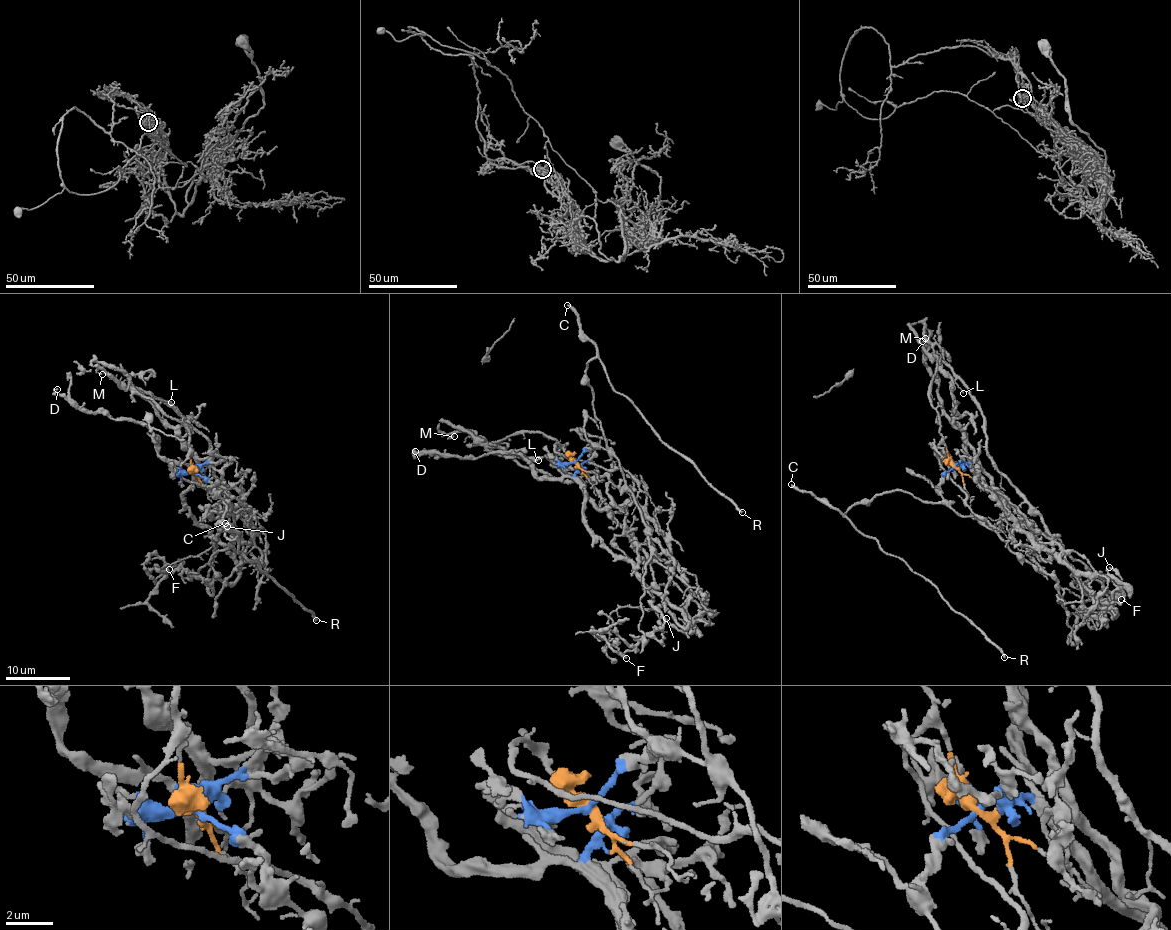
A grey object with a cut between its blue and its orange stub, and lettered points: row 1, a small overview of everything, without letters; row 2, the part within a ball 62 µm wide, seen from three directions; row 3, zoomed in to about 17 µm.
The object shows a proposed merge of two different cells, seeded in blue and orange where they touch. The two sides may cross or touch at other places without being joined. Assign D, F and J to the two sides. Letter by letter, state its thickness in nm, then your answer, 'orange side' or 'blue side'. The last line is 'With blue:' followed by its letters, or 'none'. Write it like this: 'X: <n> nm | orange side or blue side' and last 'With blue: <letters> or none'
D: 150 nm | blue side
F: 220 nm | blue side
J: 170 nm | blue side
With blue: D, F, J

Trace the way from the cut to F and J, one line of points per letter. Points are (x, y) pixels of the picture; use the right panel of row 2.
F: (954, 466), (1078, 578), (1105, 621), (1080, 611), (1090, 627), (1111, 599), (1087, 580), (1121, 599)
J: (954, 466), (990, 479), (1042, 546), (1107, 580), (1097, 596), (1107, 608), (1121, 578), (1109, 566)

